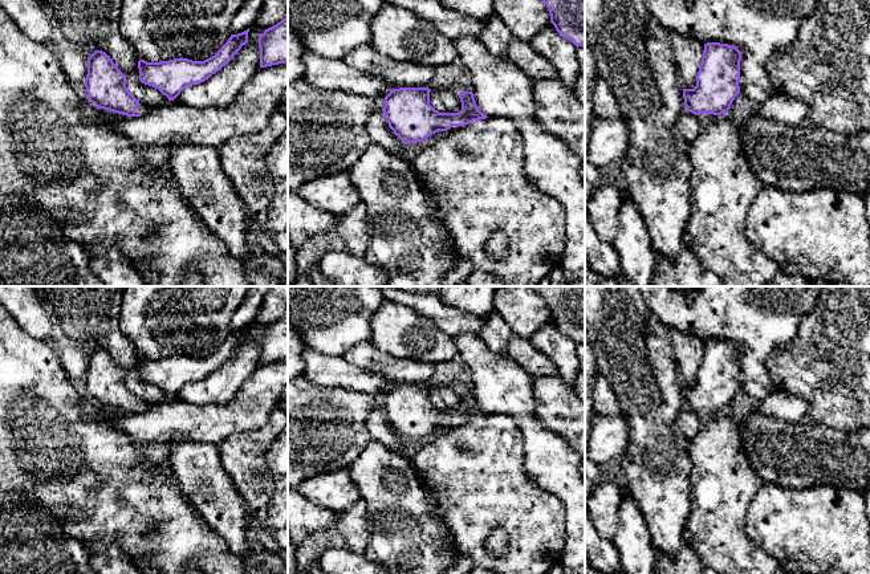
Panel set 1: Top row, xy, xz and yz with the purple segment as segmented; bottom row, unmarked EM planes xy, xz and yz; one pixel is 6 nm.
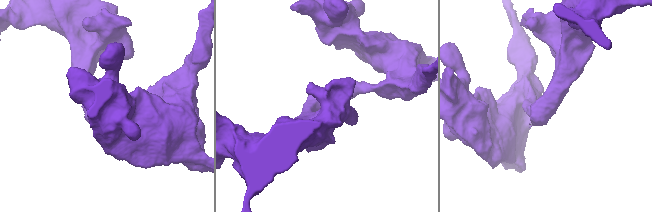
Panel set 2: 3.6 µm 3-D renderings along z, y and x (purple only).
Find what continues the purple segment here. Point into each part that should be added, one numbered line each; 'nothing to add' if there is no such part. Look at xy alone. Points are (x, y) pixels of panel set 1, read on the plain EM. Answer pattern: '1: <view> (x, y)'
1: xy (142, 406)

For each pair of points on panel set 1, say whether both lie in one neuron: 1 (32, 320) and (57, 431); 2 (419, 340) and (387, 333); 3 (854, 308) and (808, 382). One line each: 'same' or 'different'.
1: different
2: same
3: same

